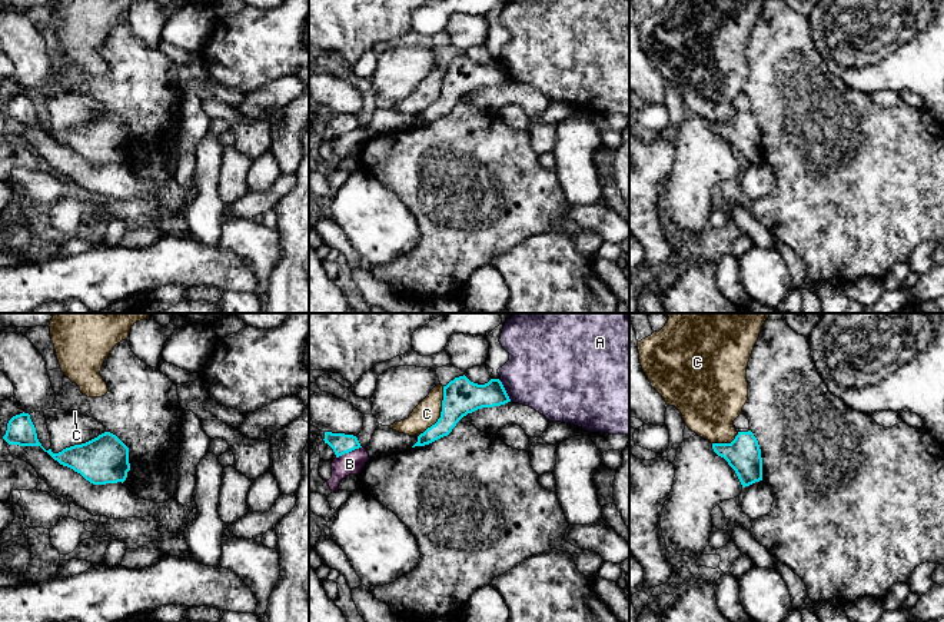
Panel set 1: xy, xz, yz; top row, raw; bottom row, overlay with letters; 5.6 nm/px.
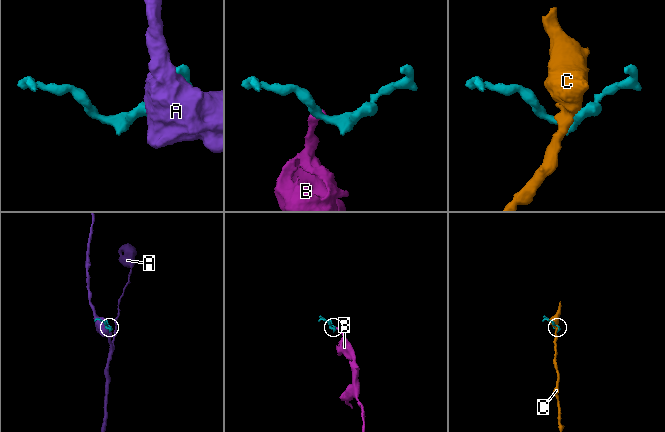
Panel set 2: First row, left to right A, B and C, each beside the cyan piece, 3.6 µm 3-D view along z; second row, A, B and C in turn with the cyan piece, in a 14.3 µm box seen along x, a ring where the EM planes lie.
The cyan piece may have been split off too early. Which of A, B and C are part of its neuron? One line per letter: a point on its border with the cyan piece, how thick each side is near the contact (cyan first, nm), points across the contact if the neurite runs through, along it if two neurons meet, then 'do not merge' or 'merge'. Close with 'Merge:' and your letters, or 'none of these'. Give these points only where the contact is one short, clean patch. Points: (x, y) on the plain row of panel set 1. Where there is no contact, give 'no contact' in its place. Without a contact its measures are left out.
A: meets cyan in xz at (505, 70); 200 nm thick on the cyan side, 420 nm on the other; do not merge
B: meets cyan in xz at (348, 132); 120 nm thick on the cyan side, 130 nm on the other; border along xz (361, 126), (336, 137); do not merge
C: meets cyan in xz at (441, 93); 200 nm thick on the cyan side, 140 nm on the other; do not merge
Merge: none of these

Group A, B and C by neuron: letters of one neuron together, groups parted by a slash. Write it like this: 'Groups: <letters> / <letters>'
Groups: A / B / C

